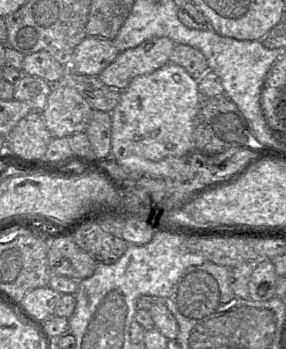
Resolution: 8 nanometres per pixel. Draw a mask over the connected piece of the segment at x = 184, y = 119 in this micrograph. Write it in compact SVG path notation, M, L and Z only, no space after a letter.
M168 62L156 71L135 77L121 91L121 99L111 111L113 159L138 155L150 161L180 157L195 151L193 132L200 109L198 81L182 66Z

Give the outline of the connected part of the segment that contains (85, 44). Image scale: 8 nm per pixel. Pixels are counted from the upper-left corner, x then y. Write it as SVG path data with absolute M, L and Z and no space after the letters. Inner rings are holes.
M86 36L74 49L70 68L86 76L98 76L120 51L112 40Z

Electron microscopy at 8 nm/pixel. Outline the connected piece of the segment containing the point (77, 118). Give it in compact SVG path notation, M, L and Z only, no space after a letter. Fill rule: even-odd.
M52 84L45 109L41 112L47 129L53 137L70 137L86 132L93 108L69 86Z

